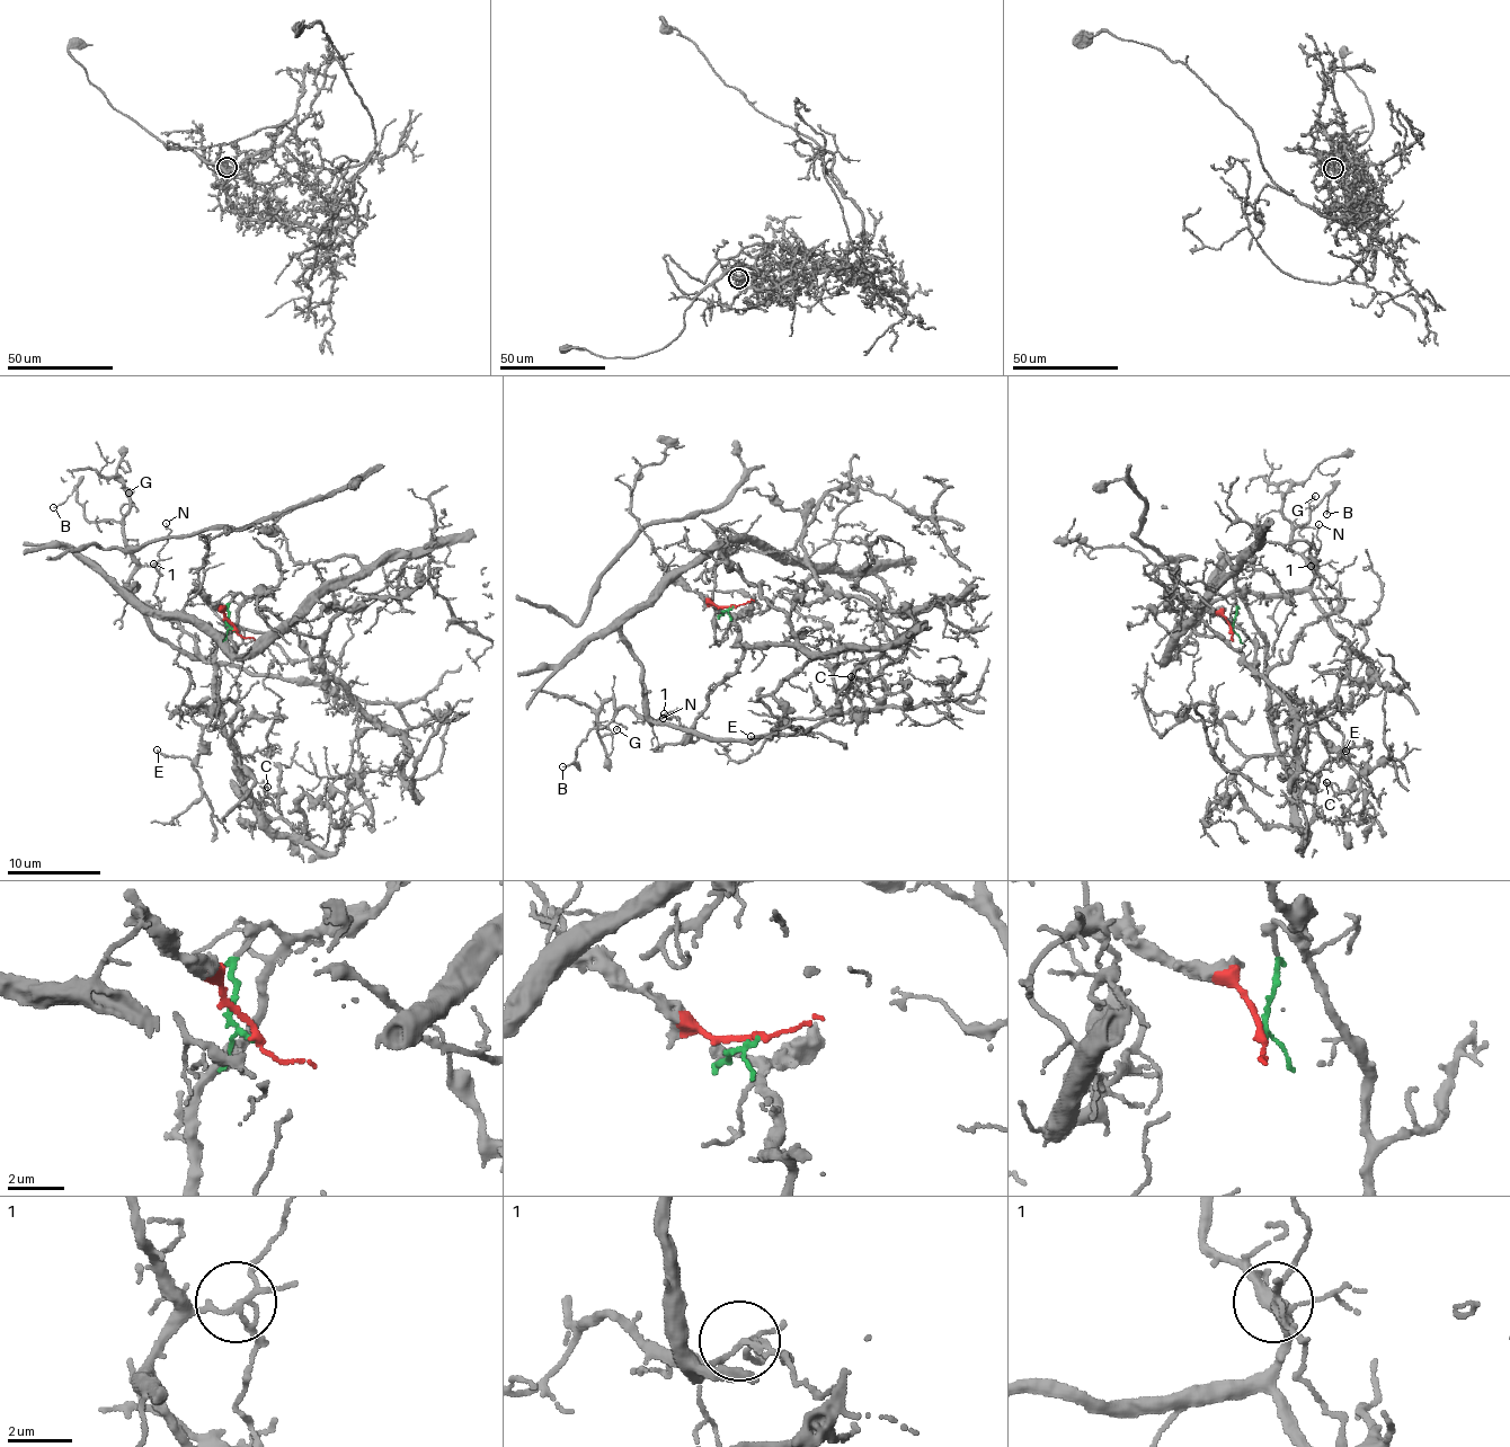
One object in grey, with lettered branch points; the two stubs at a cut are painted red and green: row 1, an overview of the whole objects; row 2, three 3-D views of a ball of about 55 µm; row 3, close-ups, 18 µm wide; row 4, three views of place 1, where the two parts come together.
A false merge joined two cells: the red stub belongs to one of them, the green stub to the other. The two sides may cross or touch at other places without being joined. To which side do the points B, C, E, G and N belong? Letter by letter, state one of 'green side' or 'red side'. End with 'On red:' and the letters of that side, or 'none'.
B: red side
C: green side
E: green side
G: red side
N: red side
On red: B, G, N

